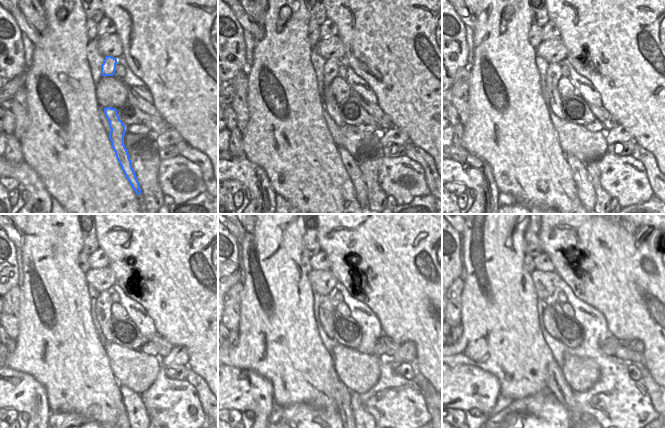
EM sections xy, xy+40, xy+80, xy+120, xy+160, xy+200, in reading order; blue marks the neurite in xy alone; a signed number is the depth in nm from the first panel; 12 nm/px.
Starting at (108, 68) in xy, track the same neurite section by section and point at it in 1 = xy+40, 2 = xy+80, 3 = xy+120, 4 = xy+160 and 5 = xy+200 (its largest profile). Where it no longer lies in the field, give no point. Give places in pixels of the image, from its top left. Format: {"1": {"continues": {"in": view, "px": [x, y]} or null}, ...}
{"1": {"continues": {"in": "xy+40", "px": [331, 69]}}, "2": {"continues": {"in": "xy+80", "px": [553, 76]}}, "3": {"continues": {"in": "xy+120", "px": [104, 301]}}, "4": {"continues": {"in": "xy+160", "px": [327, 305]}}, "5": {"continues": {"in": "xy+200", "px": [547, 315]}}}

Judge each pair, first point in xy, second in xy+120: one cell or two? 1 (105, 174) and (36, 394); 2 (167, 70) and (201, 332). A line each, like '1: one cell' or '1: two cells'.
1: two cells
2: one cell

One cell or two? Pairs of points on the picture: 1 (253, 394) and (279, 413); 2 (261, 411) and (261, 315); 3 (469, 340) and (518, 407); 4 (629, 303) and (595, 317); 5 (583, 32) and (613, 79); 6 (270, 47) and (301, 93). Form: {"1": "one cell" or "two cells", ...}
{"1": "two cells", "2": "two cells", "3": "two cells", "4": "two cells", "5": "one cell", "6": "one cell"}

